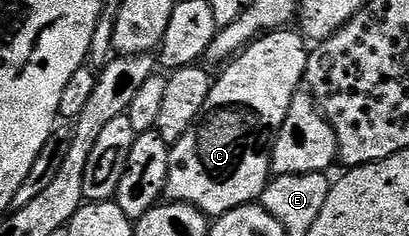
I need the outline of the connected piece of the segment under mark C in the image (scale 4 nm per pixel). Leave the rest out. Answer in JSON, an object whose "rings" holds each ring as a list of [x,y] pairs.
{"rings":[[[283,29],[267,31],[225,64],[226,72],[211,82],[201,117],[192,129],[188,129],[188,133],[184,133],[184,137],[180,137],[180,141],[171,146],[165,193],[167,200],[187,203],[207,217],[227,215],[232,209],[261,200],[266,184],[272,178],[270,148],[274,146],[280,125],[284,125],[284,117],[288,117],[292,97],[303,86],[307,54],[307,40],[297,30]]]}

